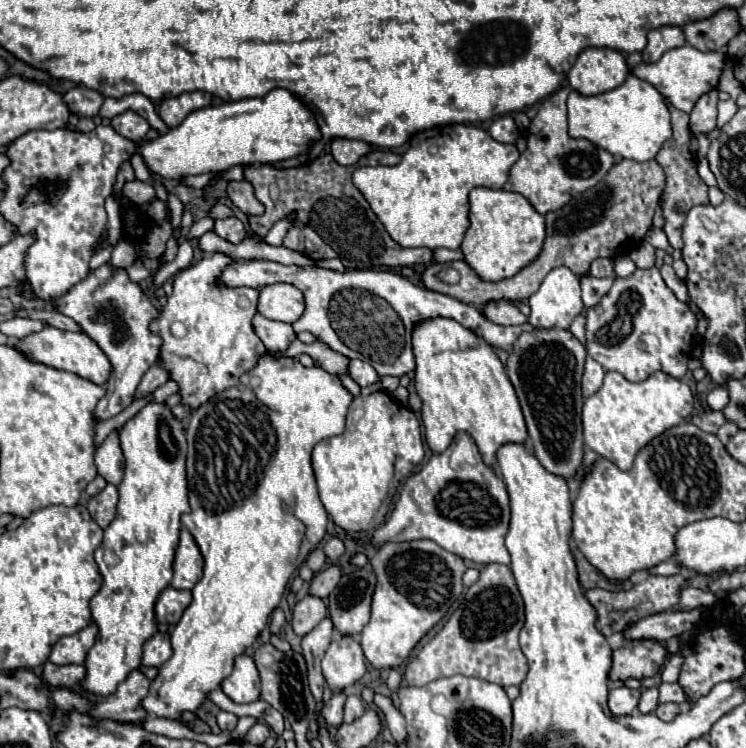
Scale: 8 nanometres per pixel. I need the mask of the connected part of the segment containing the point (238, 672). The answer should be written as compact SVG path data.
M239 655L235 659L233 673L223 681L221 689L235 703L251 703L259 699L259 673L255 661L249 655Z

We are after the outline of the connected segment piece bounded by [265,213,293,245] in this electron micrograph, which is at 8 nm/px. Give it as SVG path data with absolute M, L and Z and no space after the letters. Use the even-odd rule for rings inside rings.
M289 213L289 217L283 217L281 221L277 221L277 223L273 225L273 229L265 235L265 241L267 241L269 245L281 245L285 233L289 231L289 225L293 225L293 213Z

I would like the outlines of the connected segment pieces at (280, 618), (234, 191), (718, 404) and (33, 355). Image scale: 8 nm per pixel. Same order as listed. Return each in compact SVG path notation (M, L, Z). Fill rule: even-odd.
M277 608L273 611L270 620L270 631L272 634L279 636L280 629L285 624L286 618L282 609Z
M229 181L227 185L227 197L233 201L235 207L239 207L245 215L261 215L265 207L257 197L253 195L253 187L247 181Z
M723 385L715 387L715 389L707 395L707 403L709 403L711 409L715 409L715 411L723 411L725 405L729 403L729 391L727 391Z
M45 327L37 333L31 333L23 339L9 339L9 345L15 347L17 351L21 351L27 359L35 361L35 363L43 363L49 365L53 369L63 369L69 373L75 373L83 379L89 379L97 385L105 385L111 373L111 365L107 355L95 345L95 341L91 341L87 335L83 333L75 333L75 331L61 331L55 327Z

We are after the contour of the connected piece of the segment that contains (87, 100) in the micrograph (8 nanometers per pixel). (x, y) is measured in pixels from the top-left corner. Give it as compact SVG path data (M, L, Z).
M73 87L63 95L63 101L71 109L71 113L79 117L95 117L103 105L103 95L99 91L91 91L87 87Z

